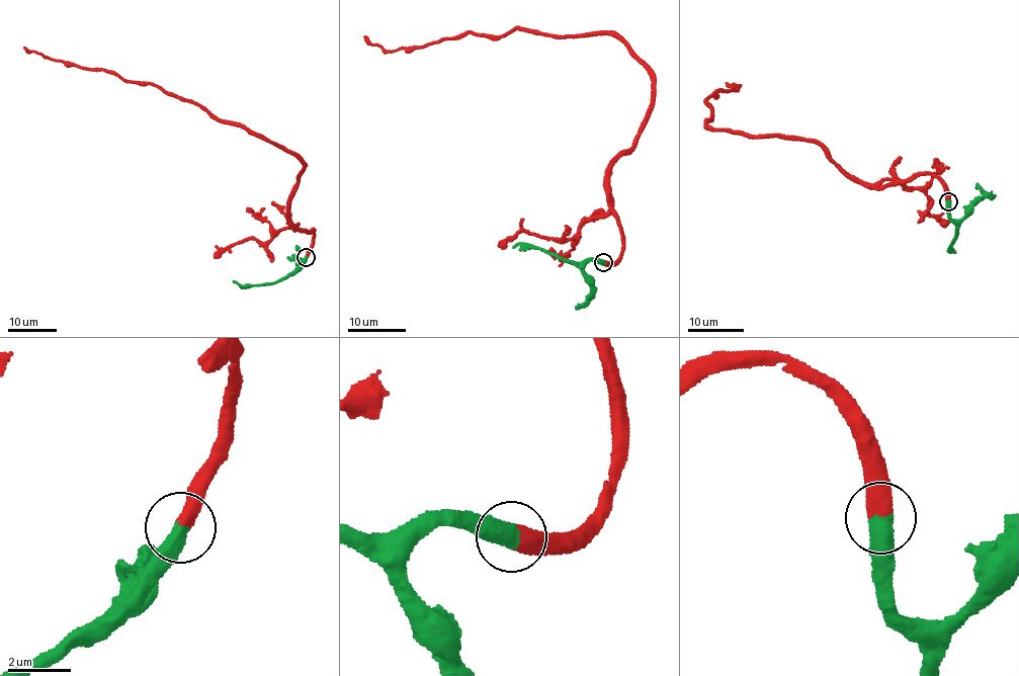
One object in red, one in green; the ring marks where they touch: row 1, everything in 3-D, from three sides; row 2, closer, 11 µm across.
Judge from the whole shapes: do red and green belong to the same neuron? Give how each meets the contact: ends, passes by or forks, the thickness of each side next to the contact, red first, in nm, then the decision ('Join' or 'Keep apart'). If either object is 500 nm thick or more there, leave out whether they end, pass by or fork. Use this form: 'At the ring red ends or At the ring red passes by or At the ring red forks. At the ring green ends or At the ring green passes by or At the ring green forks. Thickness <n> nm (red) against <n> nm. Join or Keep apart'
Thickness 480 nm (red) against 550 nm. Join

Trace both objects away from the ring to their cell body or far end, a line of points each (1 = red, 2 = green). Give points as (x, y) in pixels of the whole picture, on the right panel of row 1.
1: (948, 201), (929, 174), (861, 184), (812, 141), (712, 130), (707, 99), (739, 87), (726, 82)
2: (948, 201), (957, 230), (952, 251), (948, 250), (952, 248)

